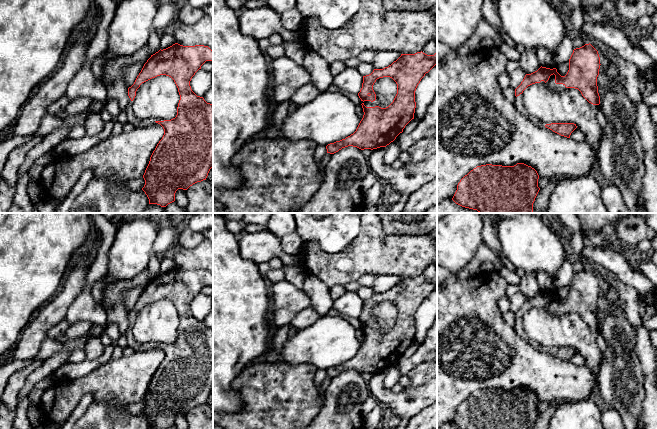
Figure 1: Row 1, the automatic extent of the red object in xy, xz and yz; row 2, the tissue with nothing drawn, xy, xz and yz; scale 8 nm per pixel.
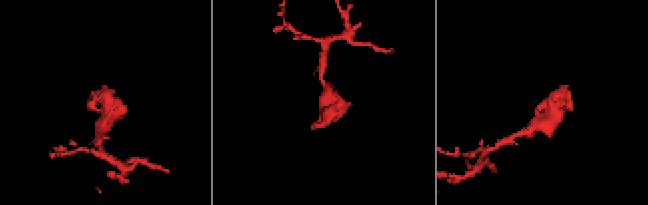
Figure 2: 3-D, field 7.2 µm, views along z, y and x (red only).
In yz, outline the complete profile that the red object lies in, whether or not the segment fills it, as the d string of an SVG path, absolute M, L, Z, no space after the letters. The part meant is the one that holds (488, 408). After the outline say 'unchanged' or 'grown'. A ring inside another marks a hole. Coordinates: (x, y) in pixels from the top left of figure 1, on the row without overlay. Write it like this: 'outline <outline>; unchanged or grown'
outline M524 387L514 390L481 389L460 404L452 424L458 429L533 429L540 414L538 403L537 395Z; unchanged

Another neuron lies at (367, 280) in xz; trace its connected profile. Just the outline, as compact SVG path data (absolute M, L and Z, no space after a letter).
M366 274L366 275L361 276L358 282L361 286L372 287L376 278L377 278L376 275Z

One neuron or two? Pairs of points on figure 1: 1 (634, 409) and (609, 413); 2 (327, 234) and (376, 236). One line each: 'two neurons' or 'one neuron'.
1: two neurons
2: two neurons

